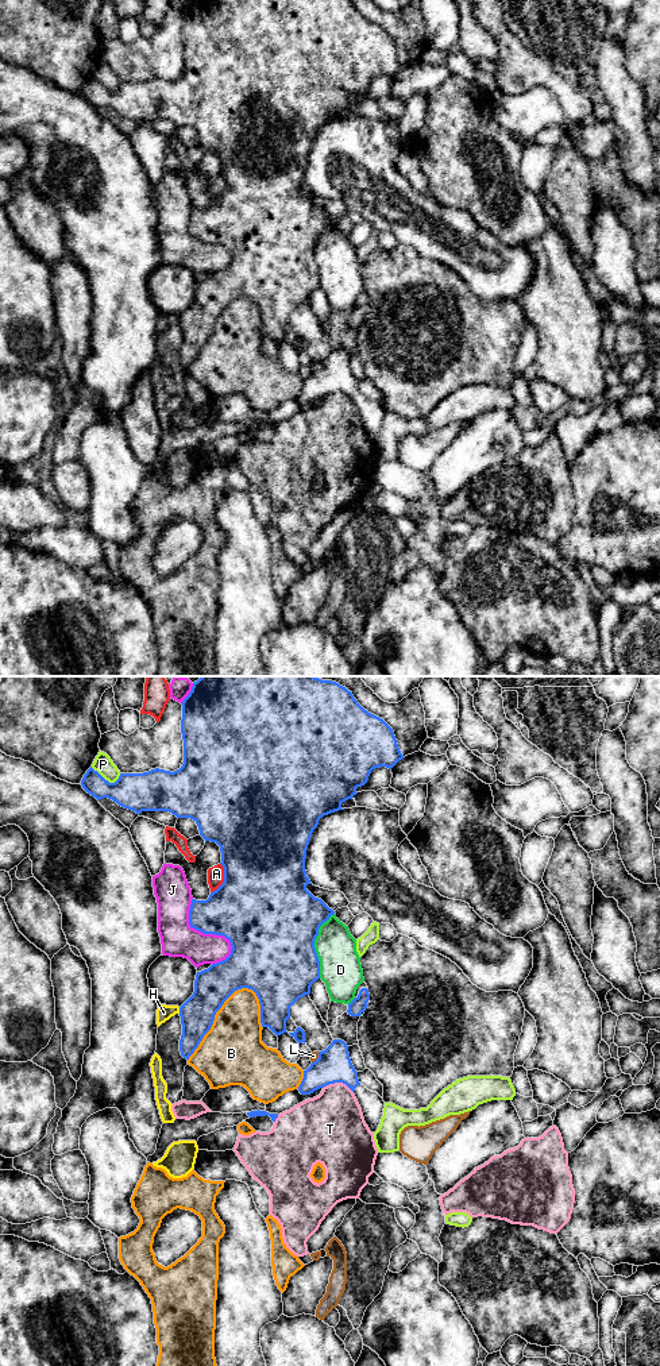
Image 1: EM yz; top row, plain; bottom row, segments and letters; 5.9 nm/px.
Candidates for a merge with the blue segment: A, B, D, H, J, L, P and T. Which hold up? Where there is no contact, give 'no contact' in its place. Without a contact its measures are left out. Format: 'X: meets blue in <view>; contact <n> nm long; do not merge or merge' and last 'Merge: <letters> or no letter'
A: meets blue in yz; contact 190 nm long; do not merge
B: meets blue in yz; contact 550 nm long; do not merge
D: meets blue in yz; contact 400 nm long; do not merge
H: meets blue in yz; contact 40 nm long; do not merge
J: meets blue in yz; contact 420 nm long; do not merge
L: meets blue in yz; contact 80 nm long; do not merge
P: meets blue in yz; contact 190 nm long; do not merge
T: meets blue in yz; contact 190 nm long; do not merge
Merge: no letter

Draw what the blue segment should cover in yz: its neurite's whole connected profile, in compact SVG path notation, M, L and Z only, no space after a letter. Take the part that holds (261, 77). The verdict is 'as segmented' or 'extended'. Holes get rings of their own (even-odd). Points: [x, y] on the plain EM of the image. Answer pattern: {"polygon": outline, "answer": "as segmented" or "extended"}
{"polygon": "M190 0L181 13L184 73L180 78L120 82L115 92L109 92L90 76L81 94L97 109L112 108L136 123L169 120L177 127L190 127L205 151L220 155L224 190L207 209L192 208L189 234L204 243L225 246L232 258L225 269L197 281L194 301L180 316L180 360L189 368L211 339L216 321L242 297L256 302L262 336L269 336L277 346L287 342L290 316L309 304L312 293L320 288L314 248L320 235L335 223L306 198L312 193L305 180L312 142L324 124L344 119L341 112L358 103L356 97L367 92L373 78L391 78L404 63L393 38L364 19L351 0Z", "answer": "as segmented"}

